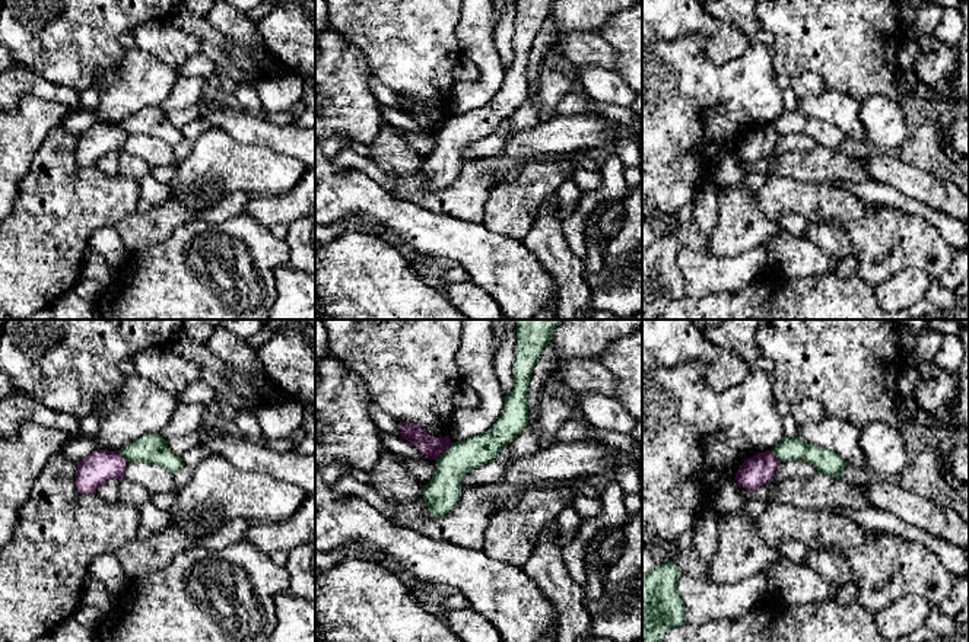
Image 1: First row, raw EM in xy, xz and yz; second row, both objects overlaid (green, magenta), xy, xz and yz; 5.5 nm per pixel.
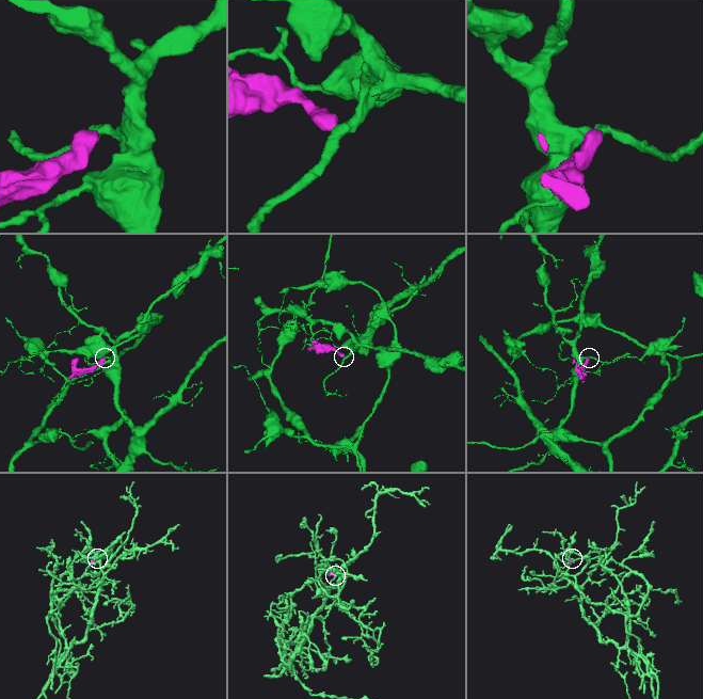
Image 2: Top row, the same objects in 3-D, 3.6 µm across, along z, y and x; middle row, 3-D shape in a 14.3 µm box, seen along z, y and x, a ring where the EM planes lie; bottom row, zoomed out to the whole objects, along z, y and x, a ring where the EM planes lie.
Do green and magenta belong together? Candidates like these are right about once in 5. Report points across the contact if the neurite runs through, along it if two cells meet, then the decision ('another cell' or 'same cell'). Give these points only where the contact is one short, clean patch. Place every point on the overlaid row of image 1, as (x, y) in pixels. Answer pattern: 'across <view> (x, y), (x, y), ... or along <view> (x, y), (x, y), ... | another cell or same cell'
along xz (453, 442), (435, 460) | another cell

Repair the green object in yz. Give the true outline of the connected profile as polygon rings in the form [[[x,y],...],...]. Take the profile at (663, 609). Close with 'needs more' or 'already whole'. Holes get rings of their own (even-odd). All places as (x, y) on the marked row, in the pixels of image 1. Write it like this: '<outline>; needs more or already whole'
[[[671,560],[642,576],[642,642],[660,642],[668,630],[686,623],[677,589],[680,578],[682,572]]]; already whole

